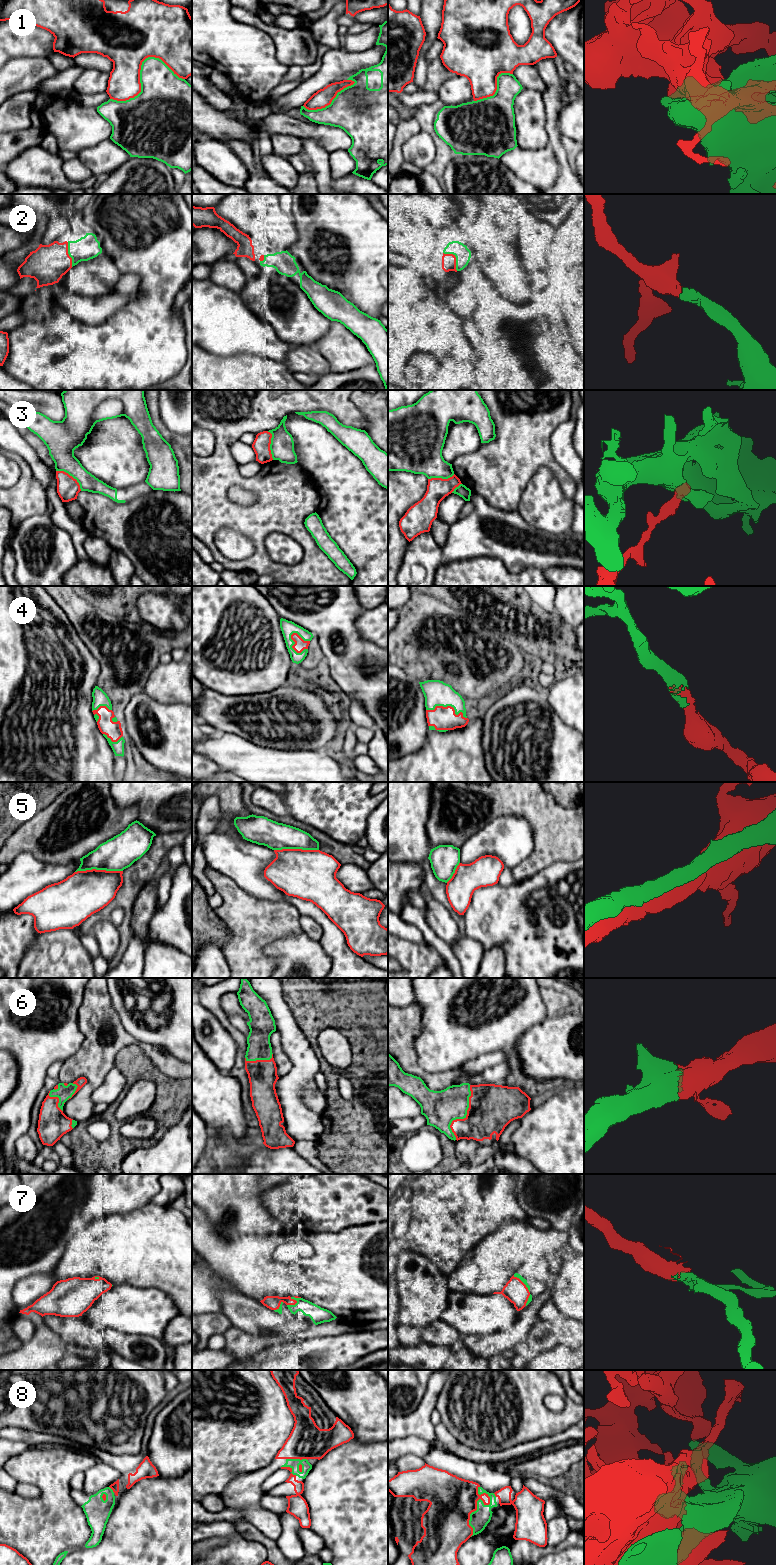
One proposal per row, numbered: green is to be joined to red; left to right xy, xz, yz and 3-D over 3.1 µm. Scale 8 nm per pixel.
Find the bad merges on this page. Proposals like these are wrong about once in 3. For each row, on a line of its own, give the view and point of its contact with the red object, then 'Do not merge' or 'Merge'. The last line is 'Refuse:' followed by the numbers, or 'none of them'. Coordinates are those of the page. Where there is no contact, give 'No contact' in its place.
1: Touches red at xy (139, 71). Merge
2: Touches red at yz (455, 258). Merge
3: Touches red at xy (71, 476). Do not merge
4: Touches red at yz (448, 706). Merge
5: Touches red at xy (98, 870). Merge
6: Touches red at yz (466, 1116). Merge
7: Touches red at xz (295, 1303). Merge
8: Touches red at yz (477, 1500). Merge
Refuse: 3

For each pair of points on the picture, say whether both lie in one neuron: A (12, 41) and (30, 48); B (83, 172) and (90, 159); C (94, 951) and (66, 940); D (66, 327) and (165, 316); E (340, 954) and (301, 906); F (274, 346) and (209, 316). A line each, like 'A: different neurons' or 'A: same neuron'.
A: same neuron
B: different neurons
C: different neurons
D: same neuron
E: same neuron
F: same neuron

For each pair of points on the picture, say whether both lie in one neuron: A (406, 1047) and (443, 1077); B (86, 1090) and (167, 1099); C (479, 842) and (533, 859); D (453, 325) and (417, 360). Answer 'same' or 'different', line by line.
A: same
B: different
C: different
D: different

